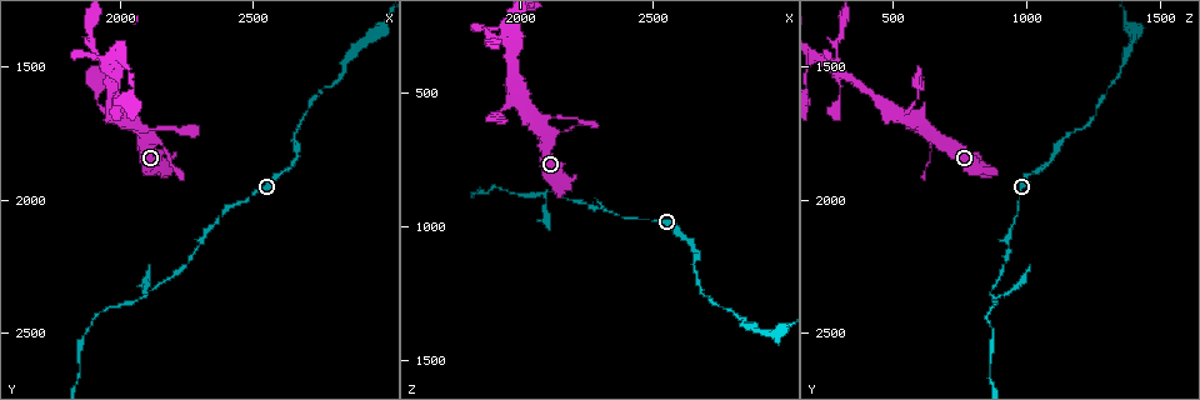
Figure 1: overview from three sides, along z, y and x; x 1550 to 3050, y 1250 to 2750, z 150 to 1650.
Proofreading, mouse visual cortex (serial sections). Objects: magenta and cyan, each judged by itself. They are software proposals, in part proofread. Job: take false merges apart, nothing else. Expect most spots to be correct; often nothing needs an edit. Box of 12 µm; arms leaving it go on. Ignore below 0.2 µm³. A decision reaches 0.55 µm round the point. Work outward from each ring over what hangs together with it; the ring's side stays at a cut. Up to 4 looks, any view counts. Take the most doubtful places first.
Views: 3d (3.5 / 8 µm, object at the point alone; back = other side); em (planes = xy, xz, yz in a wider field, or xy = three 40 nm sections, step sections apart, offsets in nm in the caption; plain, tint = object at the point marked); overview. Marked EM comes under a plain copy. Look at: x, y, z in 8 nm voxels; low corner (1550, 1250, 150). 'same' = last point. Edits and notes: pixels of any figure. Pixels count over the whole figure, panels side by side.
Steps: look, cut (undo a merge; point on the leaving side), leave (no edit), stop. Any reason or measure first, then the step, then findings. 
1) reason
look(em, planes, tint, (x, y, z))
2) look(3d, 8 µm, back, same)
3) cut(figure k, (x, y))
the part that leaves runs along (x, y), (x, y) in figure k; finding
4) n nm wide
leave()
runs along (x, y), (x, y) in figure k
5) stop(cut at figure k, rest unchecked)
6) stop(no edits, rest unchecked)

two arms in line, one across
look(3d, 3.5 µm, (1970, 1530, 310))

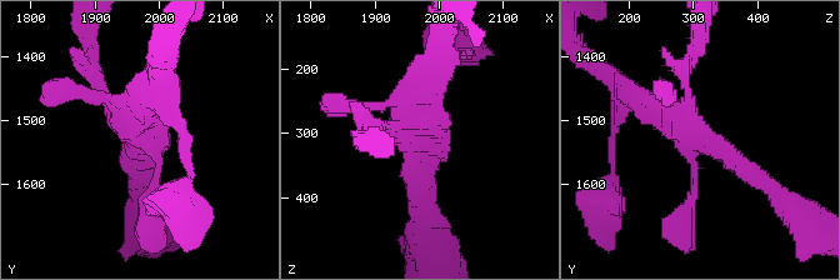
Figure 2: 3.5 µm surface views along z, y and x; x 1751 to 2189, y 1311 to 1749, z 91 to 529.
look(em, planes, tint, (1970, 1525, 320))

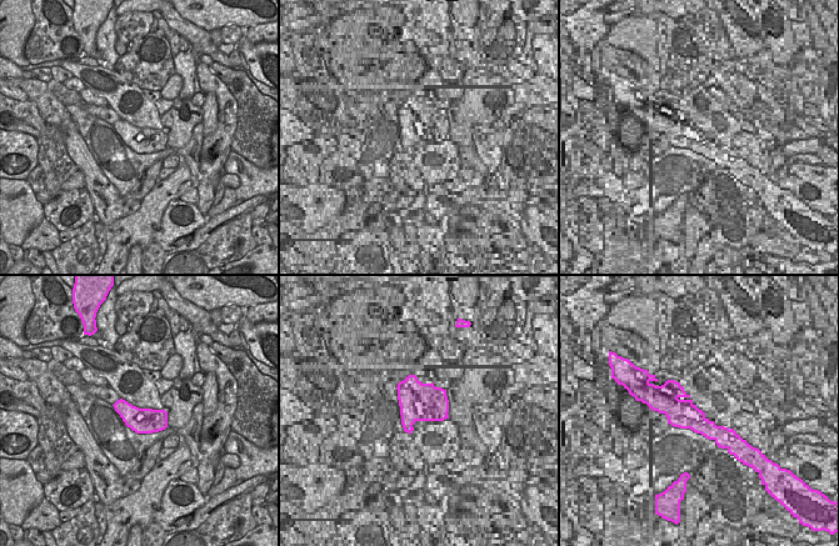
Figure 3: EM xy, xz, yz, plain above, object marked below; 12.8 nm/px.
leave()
runs along (769, 185), (638, 100) in figure 2; continuous, no second cell

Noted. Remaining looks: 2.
narrows sharply
look(3d, 3.5 µm, (2120, 2340, 870))

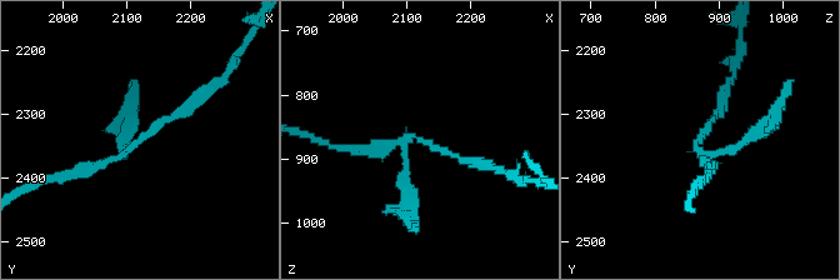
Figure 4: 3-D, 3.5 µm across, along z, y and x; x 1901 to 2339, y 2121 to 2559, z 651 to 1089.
look(em, planes, tint, (2115, 2340, 870))

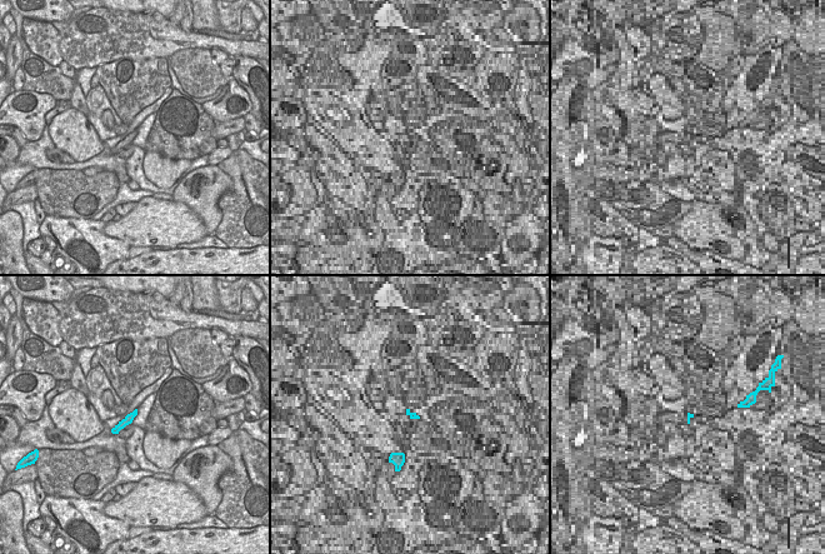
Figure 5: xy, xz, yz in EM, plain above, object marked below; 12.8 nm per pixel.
leave()
runs along (134, 413), (114, 430) in figure 5; continuous, no second cell

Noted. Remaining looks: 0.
stop(no edits, rest unchecked)

